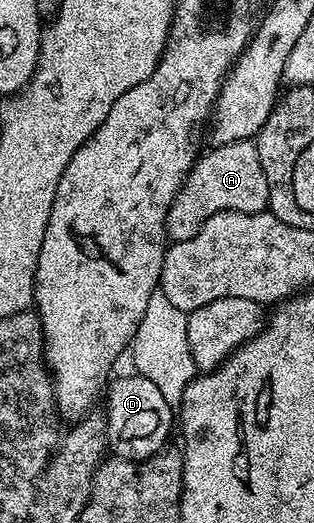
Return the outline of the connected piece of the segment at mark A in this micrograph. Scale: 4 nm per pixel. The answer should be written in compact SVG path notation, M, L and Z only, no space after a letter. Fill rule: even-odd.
M247 140L214 146L195 161L176 200L172 200L166 217L166 236L171 243L192 240L192 236L204 228L204 220L220 212L260 214L269 204L268 176L264 176L257 145Z

